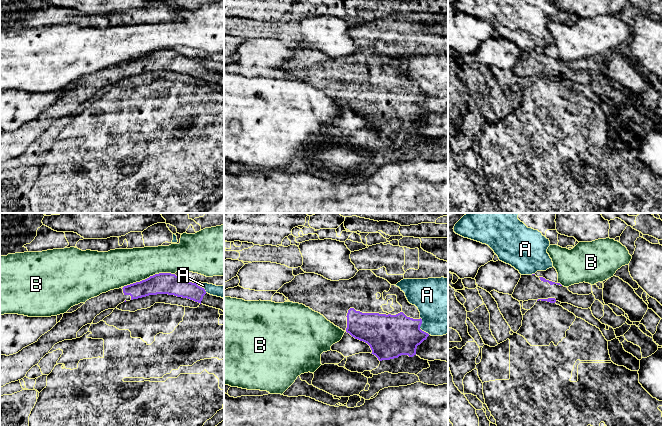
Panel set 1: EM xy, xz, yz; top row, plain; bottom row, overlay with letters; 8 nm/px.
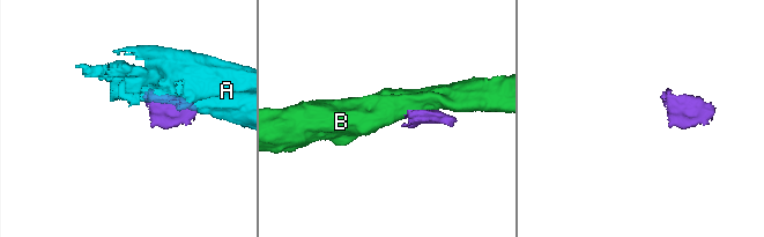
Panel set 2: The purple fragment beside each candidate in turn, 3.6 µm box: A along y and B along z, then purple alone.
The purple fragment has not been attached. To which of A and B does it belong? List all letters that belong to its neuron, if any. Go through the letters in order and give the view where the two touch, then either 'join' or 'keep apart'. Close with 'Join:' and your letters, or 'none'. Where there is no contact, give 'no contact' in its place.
A: xz | keep apart
B: xy | keep apart
Join: none

